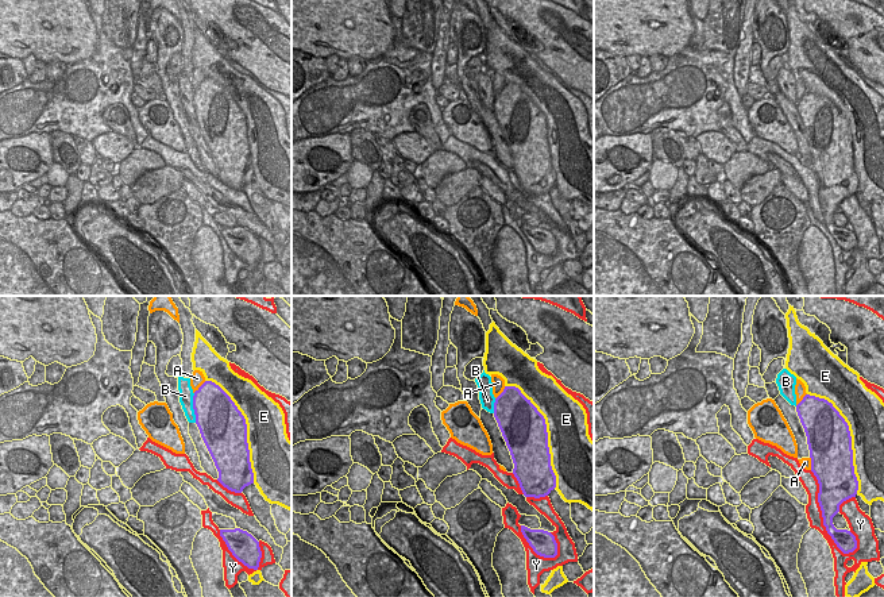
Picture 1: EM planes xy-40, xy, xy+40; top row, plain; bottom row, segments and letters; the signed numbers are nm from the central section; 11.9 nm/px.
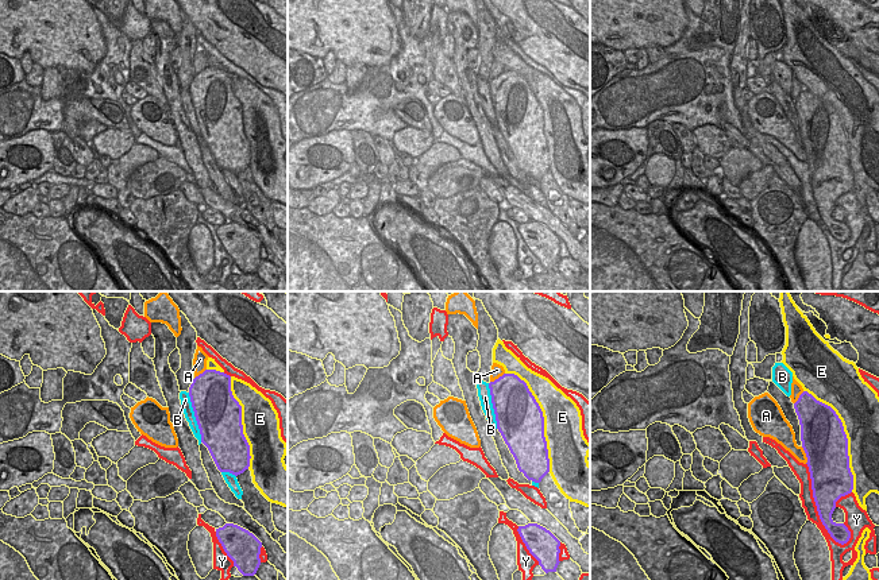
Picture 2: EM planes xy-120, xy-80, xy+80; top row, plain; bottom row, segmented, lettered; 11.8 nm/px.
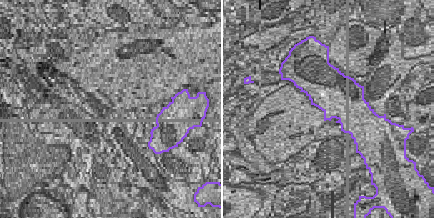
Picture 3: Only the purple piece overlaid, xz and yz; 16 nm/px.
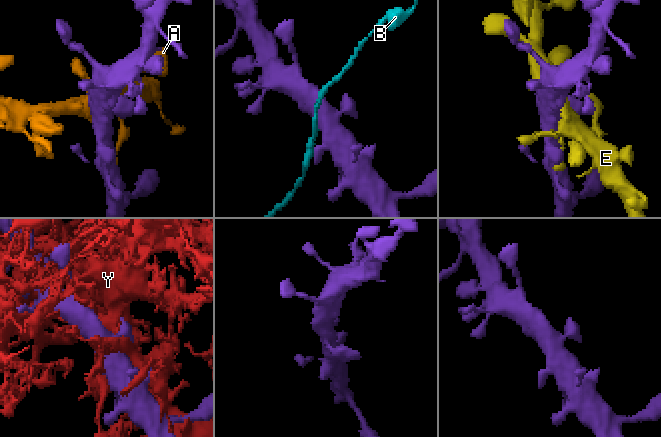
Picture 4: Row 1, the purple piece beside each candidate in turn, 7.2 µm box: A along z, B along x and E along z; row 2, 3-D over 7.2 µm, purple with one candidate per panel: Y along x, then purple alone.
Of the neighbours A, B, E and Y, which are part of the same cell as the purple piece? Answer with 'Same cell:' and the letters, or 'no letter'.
Same cell: B

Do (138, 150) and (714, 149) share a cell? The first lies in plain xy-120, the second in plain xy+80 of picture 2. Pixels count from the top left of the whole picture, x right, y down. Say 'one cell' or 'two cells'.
two cells

